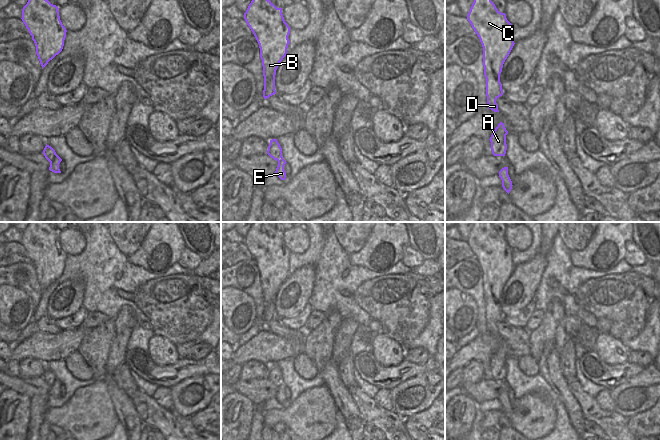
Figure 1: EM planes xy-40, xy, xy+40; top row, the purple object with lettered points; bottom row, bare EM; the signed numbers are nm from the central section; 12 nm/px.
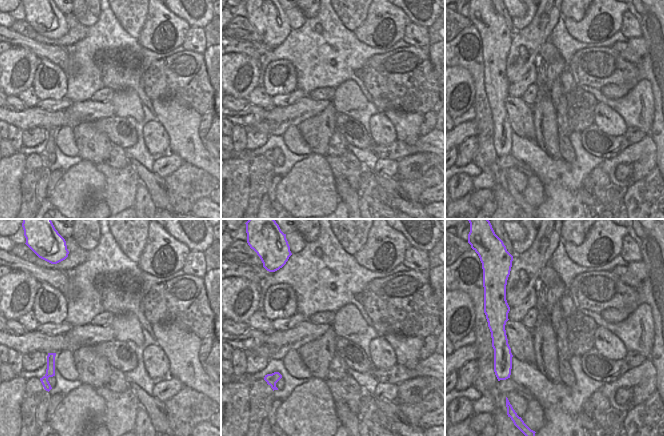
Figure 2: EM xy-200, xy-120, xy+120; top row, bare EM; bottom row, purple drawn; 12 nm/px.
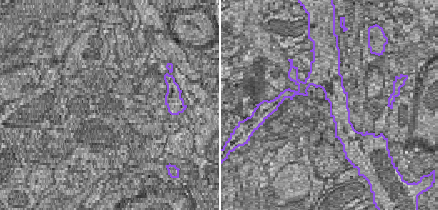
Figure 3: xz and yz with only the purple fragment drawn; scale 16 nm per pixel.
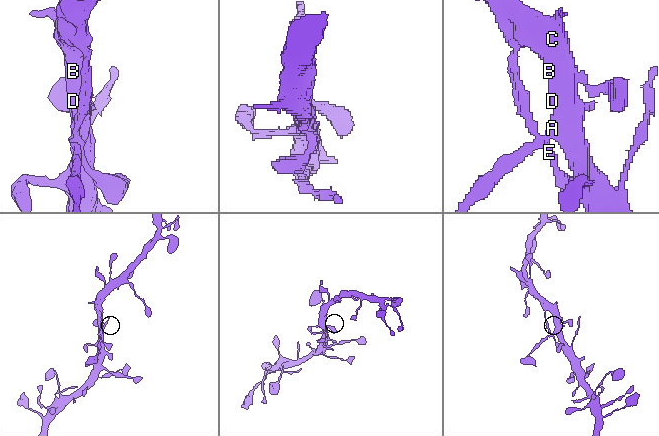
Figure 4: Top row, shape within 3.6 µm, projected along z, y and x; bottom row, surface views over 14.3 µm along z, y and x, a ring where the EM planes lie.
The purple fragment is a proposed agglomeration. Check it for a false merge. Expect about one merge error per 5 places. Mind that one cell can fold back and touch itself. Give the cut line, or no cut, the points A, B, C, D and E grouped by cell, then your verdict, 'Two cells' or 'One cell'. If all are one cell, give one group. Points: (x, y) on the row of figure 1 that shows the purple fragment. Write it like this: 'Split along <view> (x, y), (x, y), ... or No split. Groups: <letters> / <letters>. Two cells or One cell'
No split. Groups: A B C D E. One cell

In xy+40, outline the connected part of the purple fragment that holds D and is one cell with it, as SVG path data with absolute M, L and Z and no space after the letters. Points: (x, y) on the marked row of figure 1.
M474 0L467 20L480 39L483 47L483 66L486 78L488 108L499 112L496 100L503 95L500 74L514 41L512 24L491 0Z

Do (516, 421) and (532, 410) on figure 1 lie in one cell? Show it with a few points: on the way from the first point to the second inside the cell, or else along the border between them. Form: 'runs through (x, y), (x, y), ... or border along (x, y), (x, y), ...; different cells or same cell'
runs through (520, 421), (528, 414); same cell

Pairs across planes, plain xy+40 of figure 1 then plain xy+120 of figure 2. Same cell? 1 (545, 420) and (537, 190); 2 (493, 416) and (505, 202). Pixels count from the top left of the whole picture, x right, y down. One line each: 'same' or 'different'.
1: same
2: different

